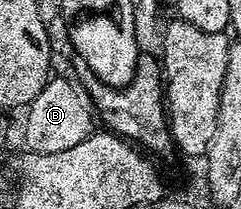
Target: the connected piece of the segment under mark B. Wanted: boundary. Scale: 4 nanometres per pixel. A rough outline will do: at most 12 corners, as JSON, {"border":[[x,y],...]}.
{"border":[[50,78],[27,104],[25,151],[63,153],[94,134],[92,101]]}

